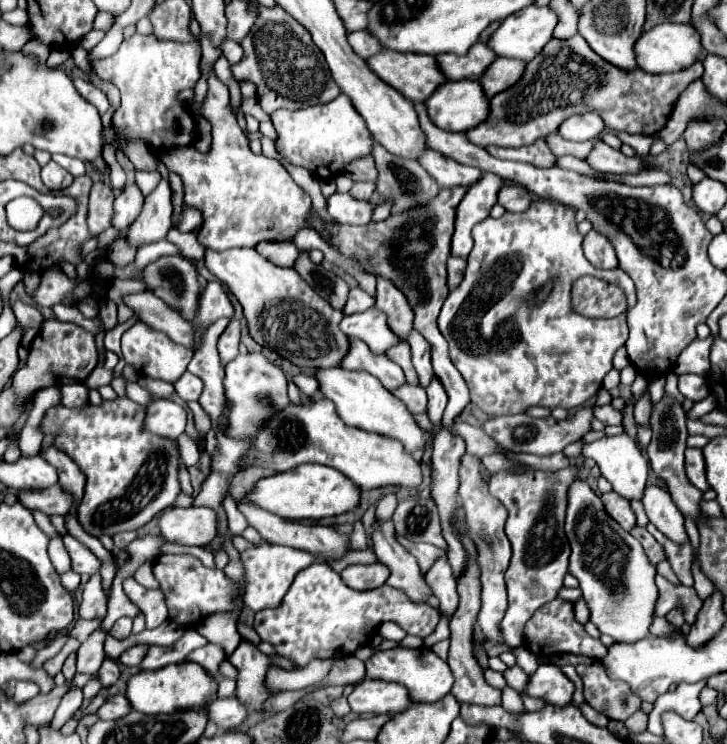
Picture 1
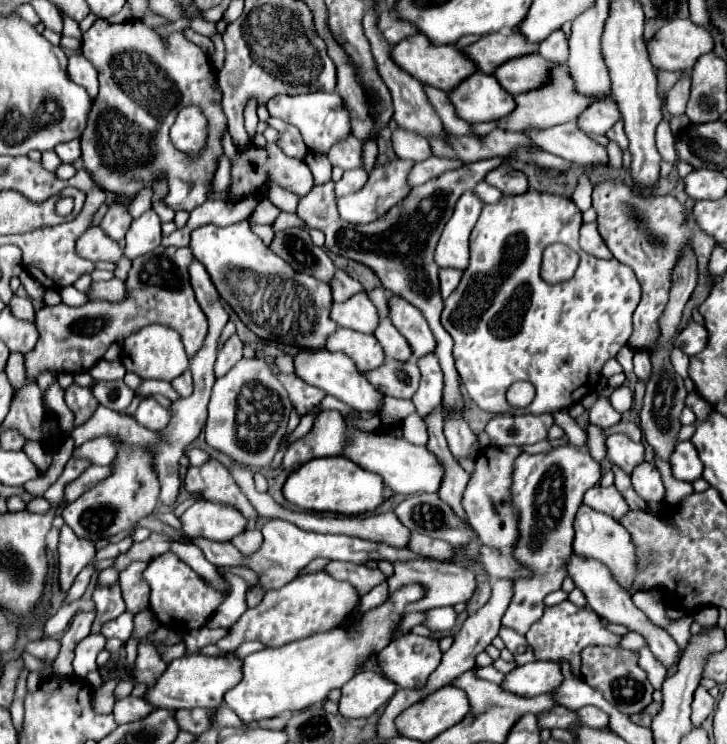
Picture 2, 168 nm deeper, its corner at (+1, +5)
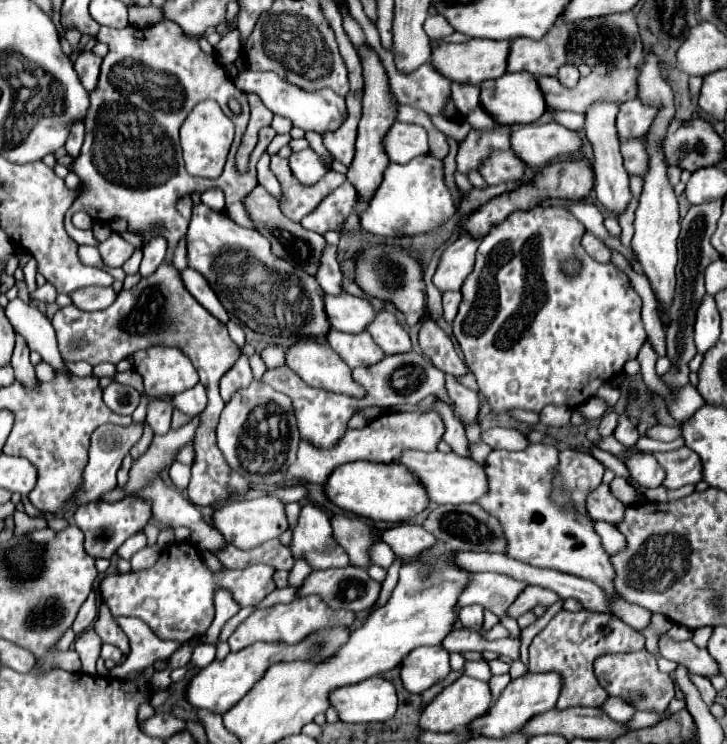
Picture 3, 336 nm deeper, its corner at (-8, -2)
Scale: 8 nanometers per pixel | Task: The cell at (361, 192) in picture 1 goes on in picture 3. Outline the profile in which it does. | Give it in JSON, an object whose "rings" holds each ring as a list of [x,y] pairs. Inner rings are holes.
{"rings":[[[345,181],[341,187],[331,191],[331,195],[327,195],[327,199],[323,199],[323,203],[319,203],[319,207],[301,221],[301,225],[319,235],[329,229],[337,231],[339,227],[343,227],[347,215],[353,213],[355,201],[357,191],[349,181]]]}

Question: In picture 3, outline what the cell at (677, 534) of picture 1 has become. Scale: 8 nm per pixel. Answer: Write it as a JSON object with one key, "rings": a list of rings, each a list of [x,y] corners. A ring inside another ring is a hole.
{"rings":[[[635,453],[625,461],[631,477],[639,481],[643,487],[659,487],[665,479],[665,471],[659,467],[657,459],[651,453]]]}

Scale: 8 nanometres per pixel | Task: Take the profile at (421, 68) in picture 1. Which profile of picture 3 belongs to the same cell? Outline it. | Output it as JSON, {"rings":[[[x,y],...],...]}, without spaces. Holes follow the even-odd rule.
{"rings":[[[469,39],[465,43],[439,43],[431,51],[431,63],[441,75],[451,81],[479,85],[487,79],[499,79],[507,69],[507,51],[511,41],[491,41],[491,39]]]}

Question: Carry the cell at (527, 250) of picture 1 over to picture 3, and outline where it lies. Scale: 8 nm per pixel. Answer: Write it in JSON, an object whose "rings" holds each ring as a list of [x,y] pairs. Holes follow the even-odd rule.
{"rings":[[[541,205],[531,211],[511,213],[481,241],[475,269],[461,287],[463,299],[453,321],[453,335],[467,367],[477,377],[481,395],[493,411],[517,407],[539,413],[545,405],[579,407],[589,401],[601,385],[611,381],[623,369],[625,361],[635,359],[645,343],[647,335],[641,321],[641,297],[631,287],[627,275],[613,263],[601,265],[585,253],[581,247],[583,233],[583,223],[579,223],[565,207]],[[569,257],[575,257],[581,263],[581,269],[575,275],[563,271],[563,263]]]}

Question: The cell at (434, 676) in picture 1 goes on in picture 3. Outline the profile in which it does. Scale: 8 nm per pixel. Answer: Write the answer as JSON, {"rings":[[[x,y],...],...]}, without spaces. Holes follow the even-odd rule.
{"rings":[[[417,647],[401,663],[401,679],[409,693],[421,695],[449,673],[449,653],[441,647]]]}

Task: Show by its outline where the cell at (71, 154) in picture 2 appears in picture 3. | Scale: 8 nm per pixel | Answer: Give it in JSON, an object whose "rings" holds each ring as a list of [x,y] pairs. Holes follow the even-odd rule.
{"rings":[[[83,121],[71,125],[71,131],[69,131],[69,137],[67,137],[64,147],[71,157],[77,157],[81,145],[83,145]]]}

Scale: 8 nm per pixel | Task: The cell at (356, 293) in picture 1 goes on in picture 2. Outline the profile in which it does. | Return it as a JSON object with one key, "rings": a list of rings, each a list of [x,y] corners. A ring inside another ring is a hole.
{"rings":[[[336,270],[336,276],[334,276],[334,282],[330,284],[330,288],[332,288],[334,302],[342,302],[342,300],[348,300],[350,296],[354,296],[358,292],[364,292],[364,286],[358,280],[350,278],[342,270]]]}

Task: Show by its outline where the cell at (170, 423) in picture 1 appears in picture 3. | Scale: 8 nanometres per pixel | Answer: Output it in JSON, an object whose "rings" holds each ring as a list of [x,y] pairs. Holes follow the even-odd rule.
{"rings":[[[151,399],[147,405],[147,425],[155,431],[155,435],[163,435],[171,427],[171,411],[173,405],[165,399]]]}

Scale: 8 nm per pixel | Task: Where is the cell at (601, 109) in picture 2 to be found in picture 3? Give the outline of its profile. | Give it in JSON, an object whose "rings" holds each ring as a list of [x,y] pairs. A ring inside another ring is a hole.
{"rings":[[[639,99],[623,103],[617,115],[619,139],[625,141],[633,137],[643,137],[647,133],[647,127],[651,127],[657,113],[659,113],[659,107],[645,105]]]}

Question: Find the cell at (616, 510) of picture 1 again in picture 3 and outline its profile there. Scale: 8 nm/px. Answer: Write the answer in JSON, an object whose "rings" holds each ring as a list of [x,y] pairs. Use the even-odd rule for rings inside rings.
{"rings":[[[601,483],[595,491],[587,495],[587,513],[595,521],[607,521],[607,523],[619,523],[625,513],[625,505],[613,497],[609,485]]]}

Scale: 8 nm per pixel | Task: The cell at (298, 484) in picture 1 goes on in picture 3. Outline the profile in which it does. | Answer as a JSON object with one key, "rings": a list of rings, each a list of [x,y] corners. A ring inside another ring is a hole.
{"rings":[[[355,461],[341,465],[331,473],[325,491],[337,507],[353,511],[355,515],[371,521],[409,521],[429,505],[427,491],[417,481],[417,477],[401,463]]]}

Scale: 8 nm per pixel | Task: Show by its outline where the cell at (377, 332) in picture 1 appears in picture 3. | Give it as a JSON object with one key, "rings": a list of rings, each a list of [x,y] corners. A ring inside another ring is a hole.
{"rings":[[[349,293],[325,295],[323,305],[325,305],[325,315],[331,323],[331,329],[335,331],[361,333],[375,317],[375,309],[367,299],[353,297]]]}

